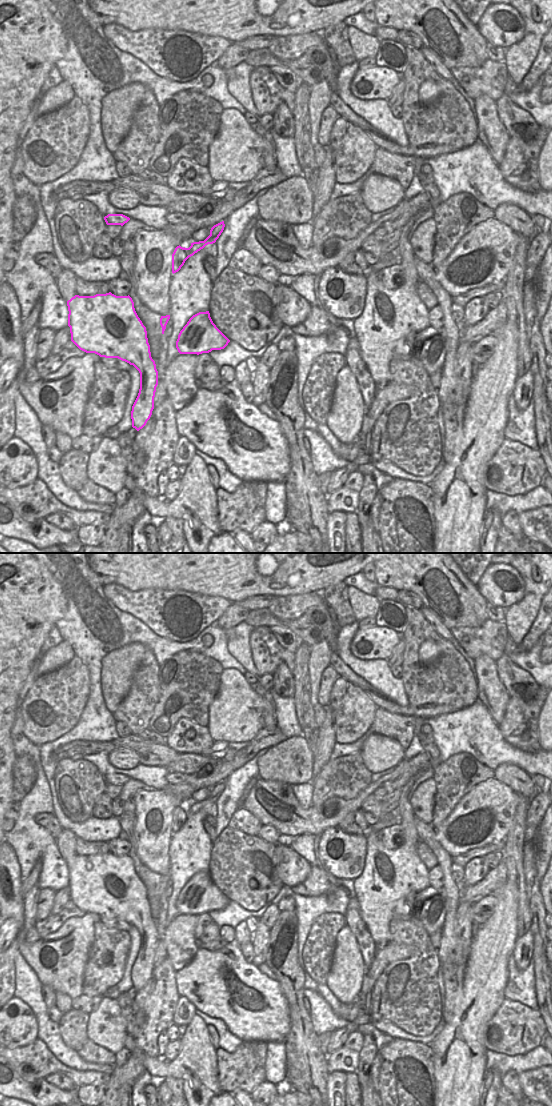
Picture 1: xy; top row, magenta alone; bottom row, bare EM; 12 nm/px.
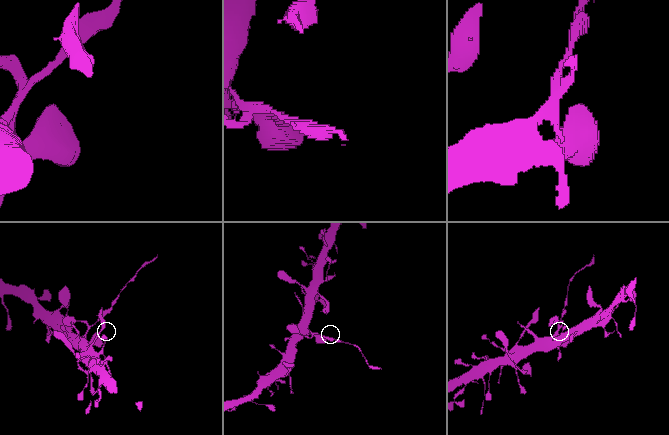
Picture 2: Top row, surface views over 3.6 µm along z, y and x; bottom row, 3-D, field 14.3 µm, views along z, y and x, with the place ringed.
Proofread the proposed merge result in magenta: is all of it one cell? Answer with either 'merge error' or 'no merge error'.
merge error

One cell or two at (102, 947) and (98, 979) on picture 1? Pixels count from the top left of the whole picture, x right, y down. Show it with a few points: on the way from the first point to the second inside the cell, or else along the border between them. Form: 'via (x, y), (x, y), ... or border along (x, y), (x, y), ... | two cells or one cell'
via (101, 955), (101, 959), (96, 964), (98, 971) | one cell

